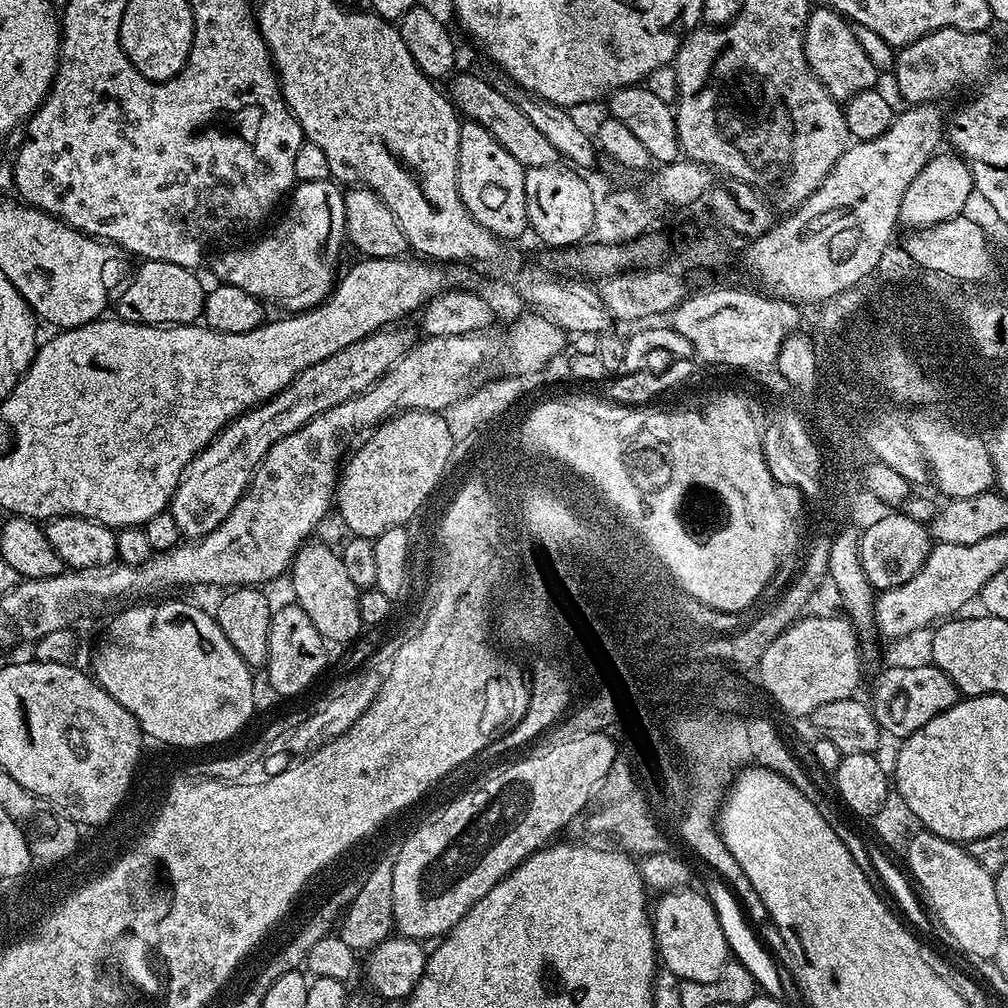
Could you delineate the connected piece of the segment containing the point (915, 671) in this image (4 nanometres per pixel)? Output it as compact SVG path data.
M931 662L912 664L909 668L888 668L872 688L870 707L881 733L903 738L922 730L930 718L950 710L961 699L959 690L946 674Z

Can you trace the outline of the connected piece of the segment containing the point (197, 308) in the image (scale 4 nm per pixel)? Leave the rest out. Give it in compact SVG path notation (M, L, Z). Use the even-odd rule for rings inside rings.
M146 260L139 265L136 273L131 273L130 279L123 285L118 299L115 301L115 315L131 324L159 324L171 326L174 324L195 324L204 315L204 298L206 288L200 285L197 273L190 268L174 266L174 262L158 262Z

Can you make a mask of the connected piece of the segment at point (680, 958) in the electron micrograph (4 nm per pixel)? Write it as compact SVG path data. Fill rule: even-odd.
M692 891L665 892L651 909L652 932L656 935L658 960L681 982L714 982L730 963L730 953L714 906L703 891Z

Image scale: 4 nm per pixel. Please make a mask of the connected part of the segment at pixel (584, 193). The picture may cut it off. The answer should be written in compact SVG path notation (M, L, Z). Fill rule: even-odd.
M557 162L550 166L538 166L525 171L526 210L528 227L552 250L563 250L579 245L591 233L597 197L575 167ZM585 235L585 236L584 236ZM584 236L584 237L583 237Z

